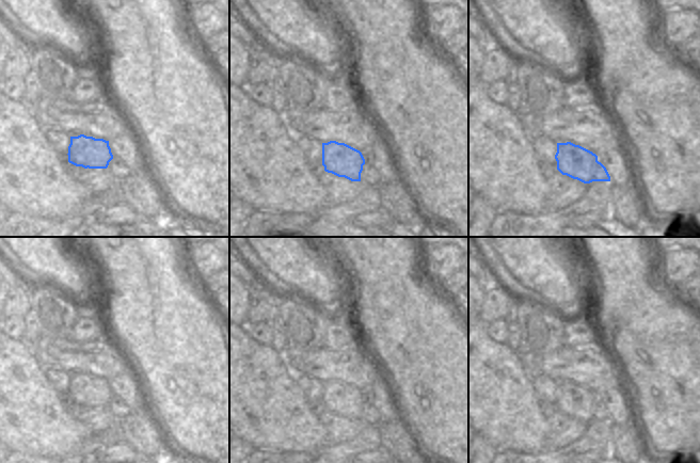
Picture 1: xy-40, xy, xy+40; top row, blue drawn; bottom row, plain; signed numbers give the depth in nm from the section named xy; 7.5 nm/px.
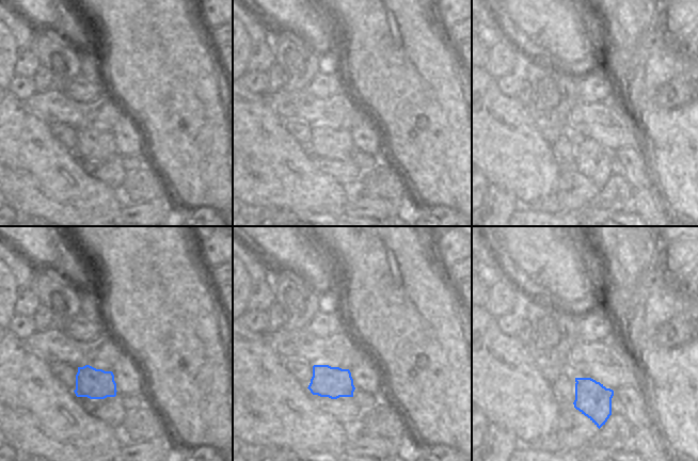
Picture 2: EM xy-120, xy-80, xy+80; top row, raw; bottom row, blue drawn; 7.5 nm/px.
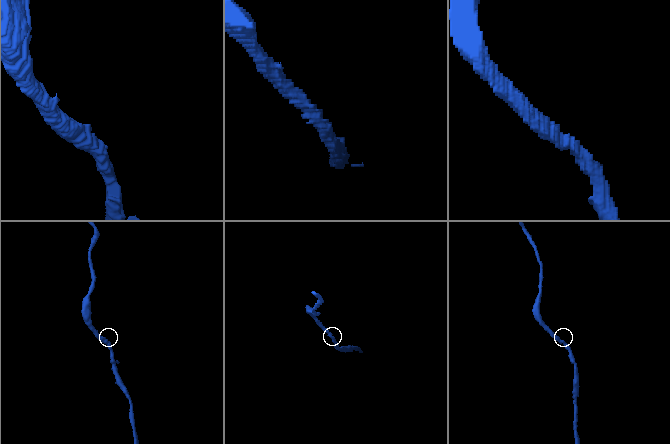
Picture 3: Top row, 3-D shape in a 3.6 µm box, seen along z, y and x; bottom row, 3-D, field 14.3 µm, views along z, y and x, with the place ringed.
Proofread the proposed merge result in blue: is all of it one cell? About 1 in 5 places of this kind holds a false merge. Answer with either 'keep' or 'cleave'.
keep

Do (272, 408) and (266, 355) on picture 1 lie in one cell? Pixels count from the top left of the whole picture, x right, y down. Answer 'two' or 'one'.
one

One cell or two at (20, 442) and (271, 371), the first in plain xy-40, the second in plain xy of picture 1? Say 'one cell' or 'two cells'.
one cell

